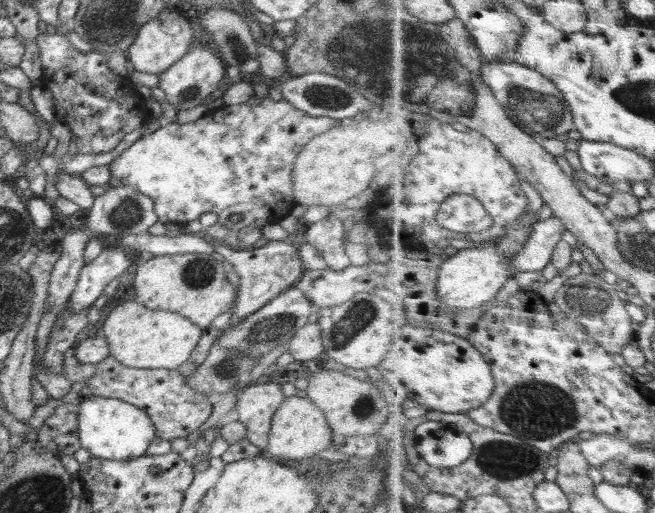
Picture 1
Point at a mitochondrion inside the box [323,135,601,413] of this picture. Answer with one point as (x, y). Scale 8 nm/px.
(362, 313)

